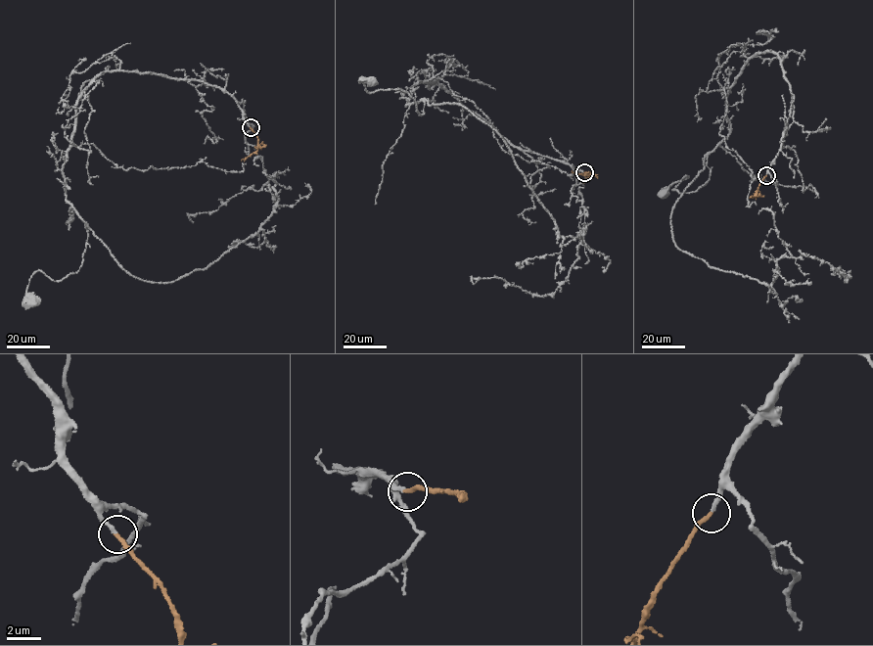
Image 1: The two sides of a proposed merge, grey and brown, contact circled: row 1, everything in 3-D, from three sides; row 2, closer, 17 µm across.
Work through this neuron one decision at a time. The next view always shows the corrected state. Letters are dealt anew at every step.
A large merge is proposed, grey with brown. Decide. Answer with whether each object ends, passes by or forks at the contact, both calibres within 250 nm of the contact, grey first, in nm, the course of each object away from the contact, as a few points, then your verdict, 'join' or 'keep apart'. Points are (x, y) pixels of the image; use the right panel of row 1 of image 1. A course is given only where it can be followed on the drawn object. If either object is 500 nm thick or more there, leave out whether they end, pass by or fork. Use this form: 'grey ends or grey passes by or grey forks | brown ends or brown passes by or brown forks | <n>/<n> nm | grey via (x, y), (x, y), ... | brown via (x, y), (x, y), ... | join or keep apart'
grey ends | brown ends | 220/260 nm | grey via (765, 175), (793, 105), (769, 51), (728, 94), (707, 183), (672, 190), (685, 176), (663, 193) | brown via (765, 175), (755, 196), (751, 196) | join

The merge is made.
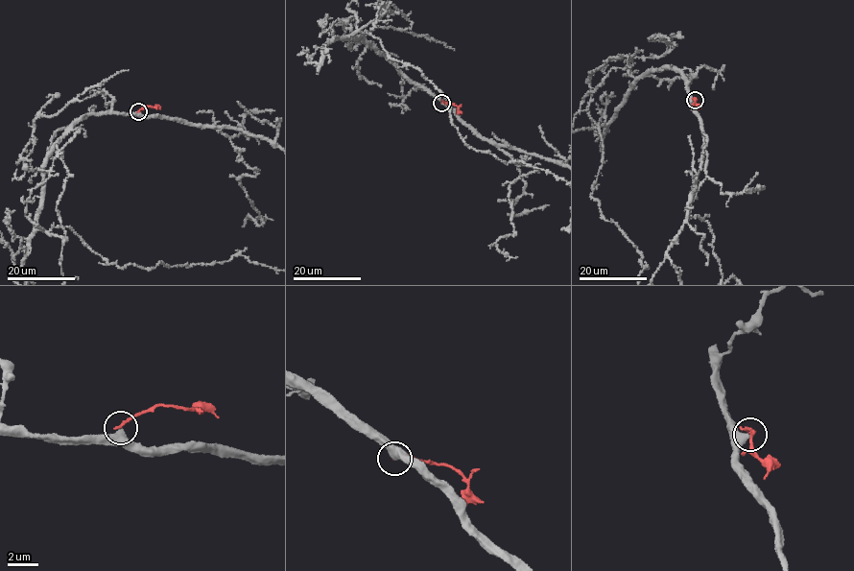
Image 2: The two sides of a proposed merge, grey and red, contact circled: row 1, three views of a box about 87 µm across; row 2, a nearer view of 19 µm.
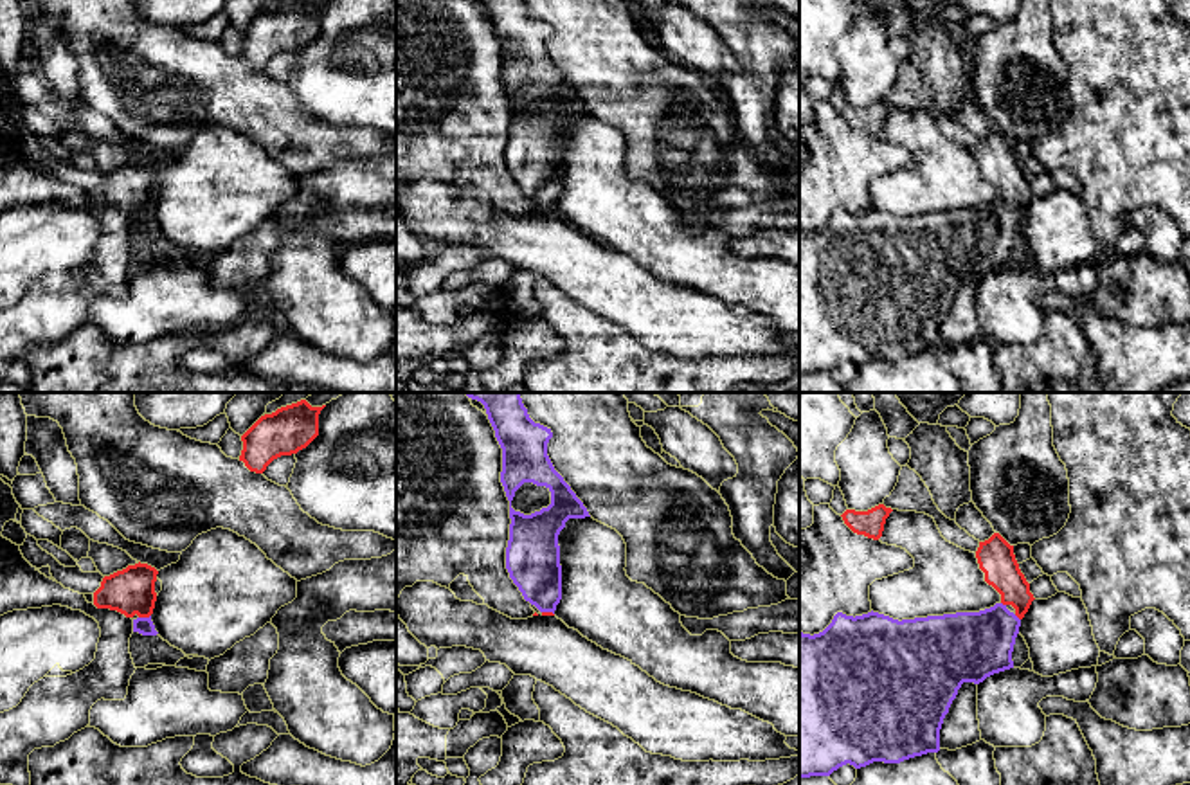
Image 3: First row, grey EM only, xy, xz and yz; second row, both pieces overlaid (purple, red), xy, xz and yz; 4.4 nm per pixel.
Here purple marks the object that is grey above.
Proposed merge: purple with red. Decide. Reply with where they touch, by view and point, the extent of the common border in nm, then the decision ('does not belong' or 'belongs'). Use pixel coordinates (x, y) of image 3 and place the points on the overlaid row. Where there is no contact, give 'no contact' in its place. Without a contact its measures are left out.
xy (144, 618) | 60 nm | belongs

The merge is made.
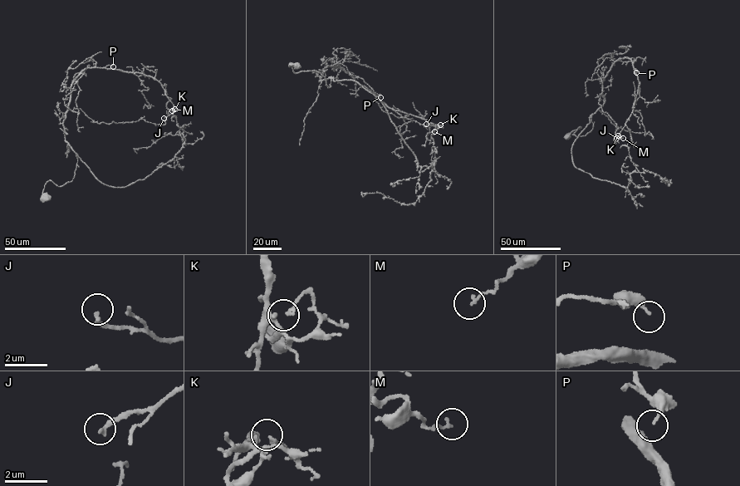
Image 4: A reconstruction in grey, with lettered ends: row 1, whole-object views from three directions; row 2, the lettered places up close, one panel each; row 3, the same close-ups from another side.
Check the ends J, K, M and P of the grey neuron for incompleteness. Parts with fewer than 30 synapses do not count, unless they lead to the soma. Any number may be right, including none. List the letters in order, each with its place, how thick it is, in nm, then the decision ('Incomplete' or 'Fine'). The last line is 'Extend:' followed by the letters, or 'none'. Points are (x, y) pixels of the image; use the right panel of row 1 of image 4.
J: Place: (616, 138). Thickness 220 nm. Fine
K: Place: (618, 135). Thickness 120 nm. Fine
M: Place: (623, 138). Thickness 140 nm. Fine
P: Place: (636, 72). Thickness 200 nm. Fine
Extend: none

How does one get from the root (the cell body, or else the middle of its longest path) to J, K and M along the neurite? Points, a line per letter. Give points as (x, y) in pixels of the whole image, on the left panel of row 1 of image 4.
J: (47, 198), (47, 182), (61, 186), (75, 175), (63, 120), (82, 71), (154, 78), (173, 105), (164, 118)
K: (47, 198), (47, 182), (61, 186), (75, 175), (77, 159), (63, 120), (82, 71), (152, 76), (174, 109)
M: (47, 198), (47, 182), (61, 186), (75, 175), (63, 120), (82, 71), (154, 78), (172, 110)

